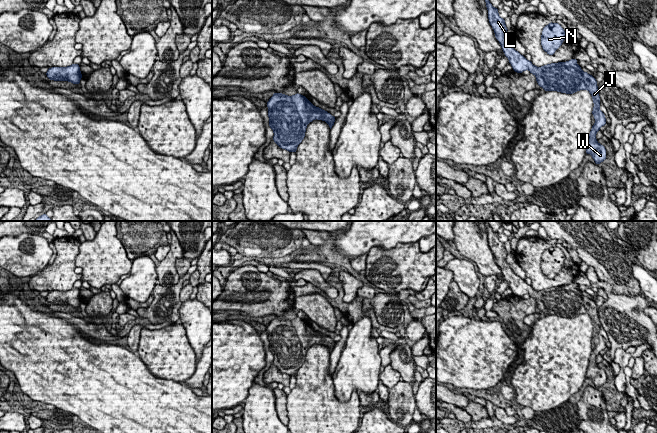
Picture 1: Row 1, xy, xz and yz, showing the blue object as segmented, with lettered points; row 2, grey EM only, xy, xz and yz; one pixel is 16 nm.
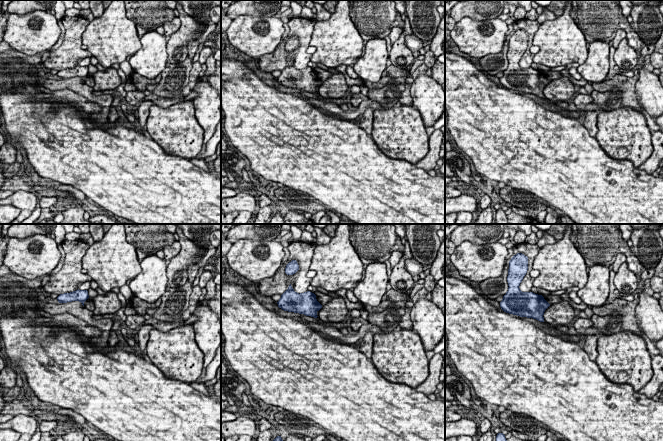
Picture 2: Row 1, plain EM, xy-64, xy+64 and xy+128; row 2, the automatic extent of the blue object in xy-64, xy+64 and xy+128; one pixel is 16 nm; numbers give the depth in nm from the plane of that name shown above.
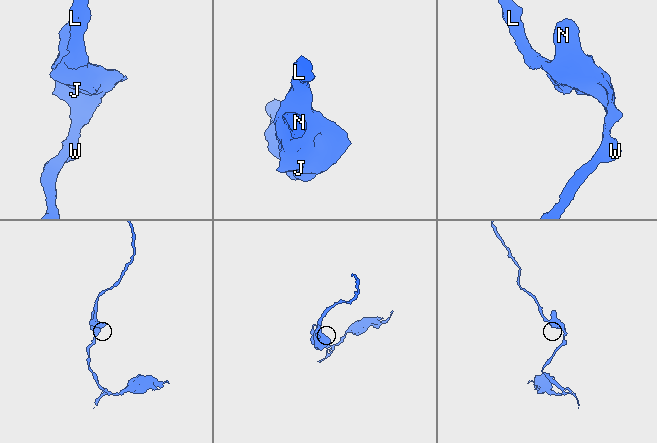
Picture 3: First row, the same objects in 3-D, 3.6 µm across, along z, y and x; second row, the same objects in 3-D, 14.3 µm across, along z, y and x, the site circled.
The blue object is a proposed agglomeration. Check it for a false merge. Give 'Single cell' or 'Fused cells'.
Single cell

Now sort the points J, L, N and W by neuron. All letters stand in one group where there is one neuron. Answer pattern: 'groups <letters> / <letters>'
groups J L N W

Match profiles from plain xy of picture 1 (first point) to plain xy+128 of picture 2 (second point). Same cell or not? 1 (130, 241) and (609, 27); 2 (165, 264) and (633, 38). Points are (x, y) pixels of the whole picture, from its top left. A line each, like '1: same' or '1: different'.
1: same
2: different

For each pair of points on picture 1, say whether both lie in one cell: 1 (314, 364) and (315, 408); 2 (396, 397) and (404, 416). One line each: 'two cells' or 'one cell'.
1: one cell
2: one cell

